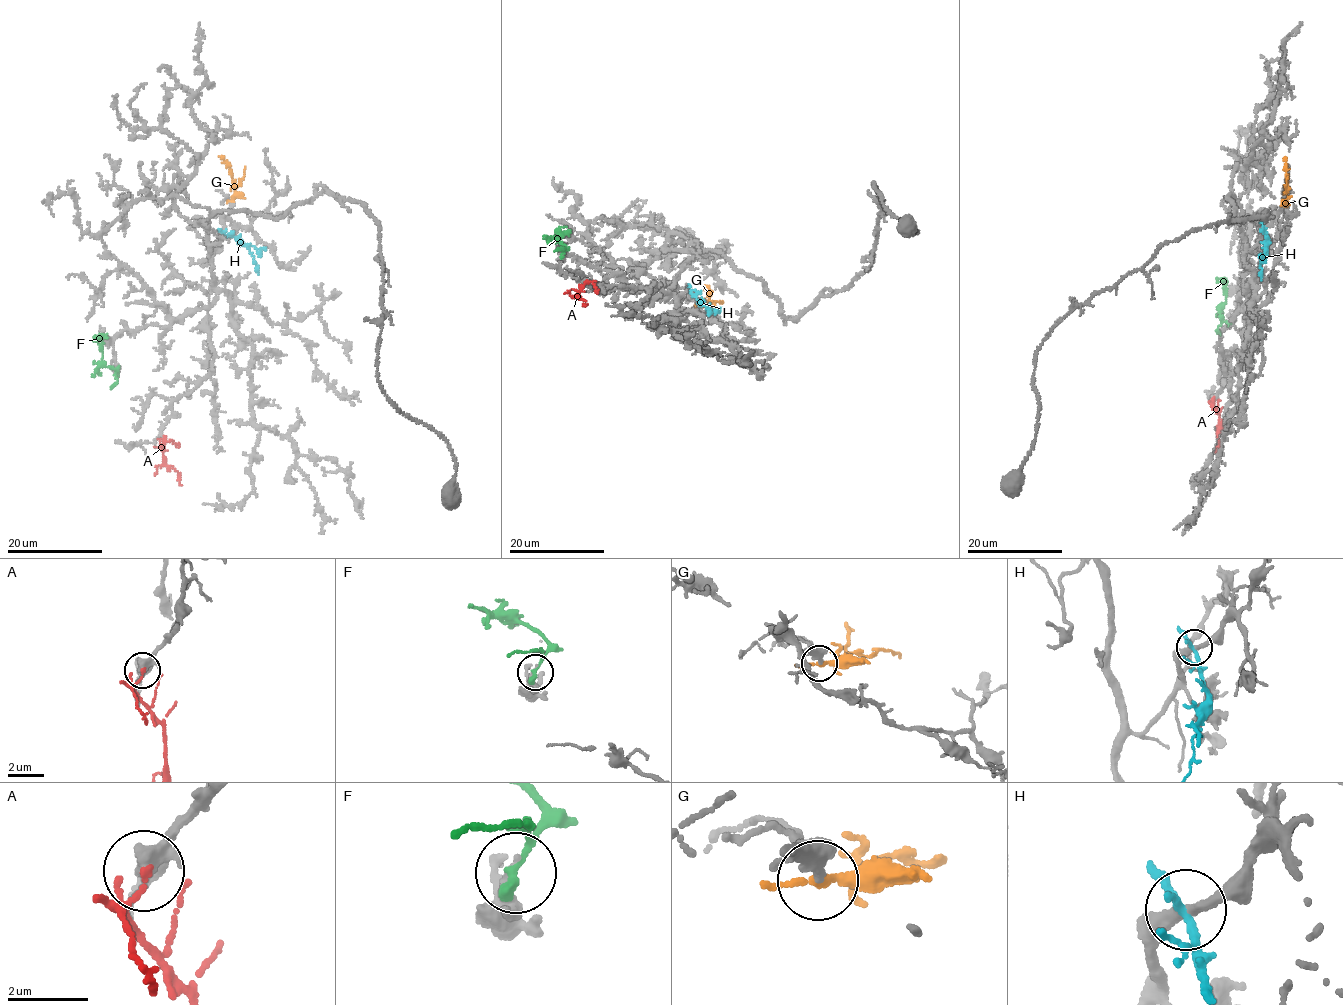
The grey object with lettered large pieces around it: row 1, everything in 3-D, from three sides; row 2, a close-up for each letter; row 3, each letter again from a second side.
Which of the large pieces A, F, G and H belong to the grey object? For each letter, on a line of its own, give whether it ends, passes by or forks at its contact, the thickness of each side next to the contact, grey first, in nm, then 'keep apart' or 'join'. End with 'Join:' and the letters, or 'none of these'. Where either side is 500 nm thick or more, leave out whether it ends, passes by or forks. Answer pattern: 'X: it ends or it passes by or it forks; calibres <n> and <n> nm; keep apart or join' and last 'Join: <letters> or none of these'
A: it passes by; calibres 280 and 90 nm; keep apart
F: it passes by; calibres 190 and 220 nm; keep apart
G: it passes by; calibres 240 and 200 nm; join
H: it passes by; calibres 240 and 200 nm; keep apart
Join: G

